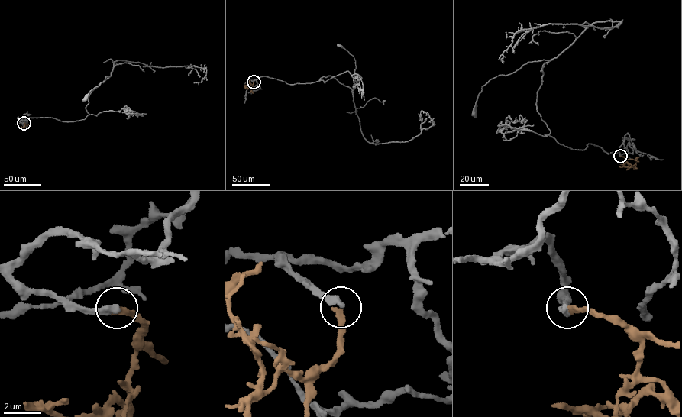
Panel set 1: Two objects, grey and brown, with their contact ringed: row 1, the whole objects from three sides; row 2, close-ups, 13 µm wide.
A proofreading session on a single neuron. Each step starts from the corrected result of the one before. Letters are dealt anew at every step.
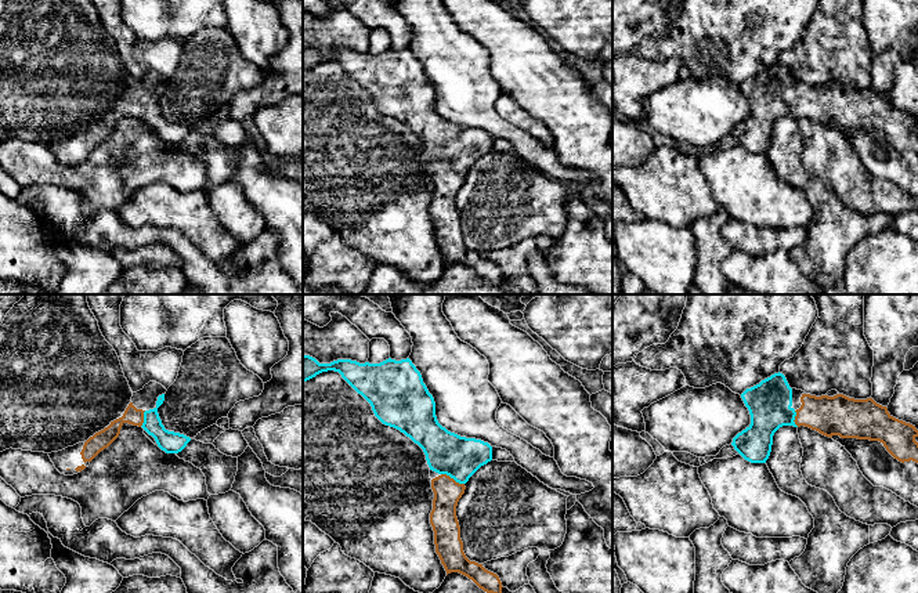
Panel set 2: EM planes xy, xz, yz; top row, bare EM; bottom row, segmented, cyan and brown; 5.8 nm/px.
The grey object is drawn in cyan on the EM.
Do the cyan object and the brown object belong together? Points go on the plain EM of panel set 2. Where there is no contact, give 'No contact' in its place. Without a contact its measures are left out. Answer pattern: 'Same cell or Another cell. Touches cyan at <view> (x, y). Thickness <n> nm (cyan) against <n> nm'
Same cell. Touches cyan at xz (452, 167). Thickness 240 nm (cyan) against 160 nm

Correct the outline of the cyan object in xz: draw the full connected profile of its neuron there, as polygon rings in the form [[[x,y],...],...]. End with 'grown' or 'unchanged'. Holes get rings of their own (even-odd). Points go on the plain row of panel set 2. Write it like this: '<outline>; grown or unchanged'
[[[303,46],[303,72],[328,61],[339,62],[371,94],[383,115],[400,120],[418,134],[430,160],[440,164],[431,170],[434,189],[430,214],[435,243],[447,265],[459,263],[484,282],[502,286],[499,267],[466,247],[456,207],[465,174],[492,151],[492,137],[481,130],[451,123],[438,113],[434,88],[409,48],[388,48],[380,54],[351,50],[319,54],[315,48]]]; grown

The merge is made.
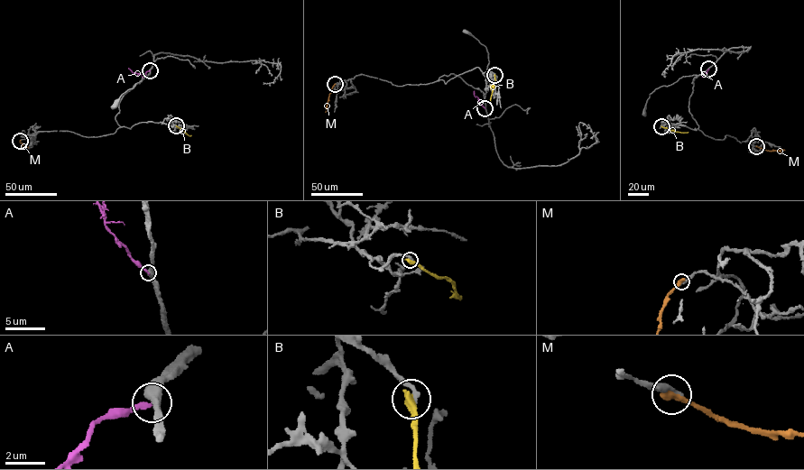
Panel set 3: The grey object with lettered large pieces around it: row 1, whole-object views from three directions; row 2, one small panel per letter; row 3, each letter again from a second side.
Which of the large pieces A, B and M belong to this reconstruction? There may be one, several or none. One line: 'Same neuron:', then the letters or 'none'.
Same neuron: B

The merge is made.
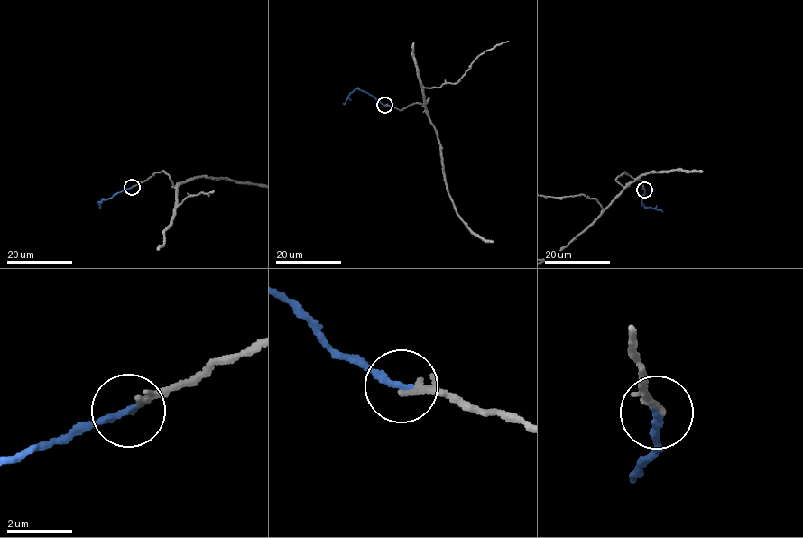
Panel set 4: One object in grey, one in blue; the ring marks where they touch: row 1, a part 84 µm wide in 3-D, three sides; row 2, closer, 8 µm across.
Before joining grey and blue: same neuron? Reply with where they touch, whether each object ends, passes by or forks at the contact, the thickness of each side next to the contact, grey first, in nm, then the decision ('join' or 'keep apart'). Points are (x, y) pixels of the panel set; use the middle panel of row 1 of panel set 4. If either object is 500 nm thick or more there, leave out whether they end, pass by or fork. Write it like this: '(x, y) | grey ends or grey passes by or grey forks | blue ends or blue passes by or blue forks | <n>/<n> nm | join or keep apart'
(384, 105) | grey passes by | blue ends | 140/200 nm | join

